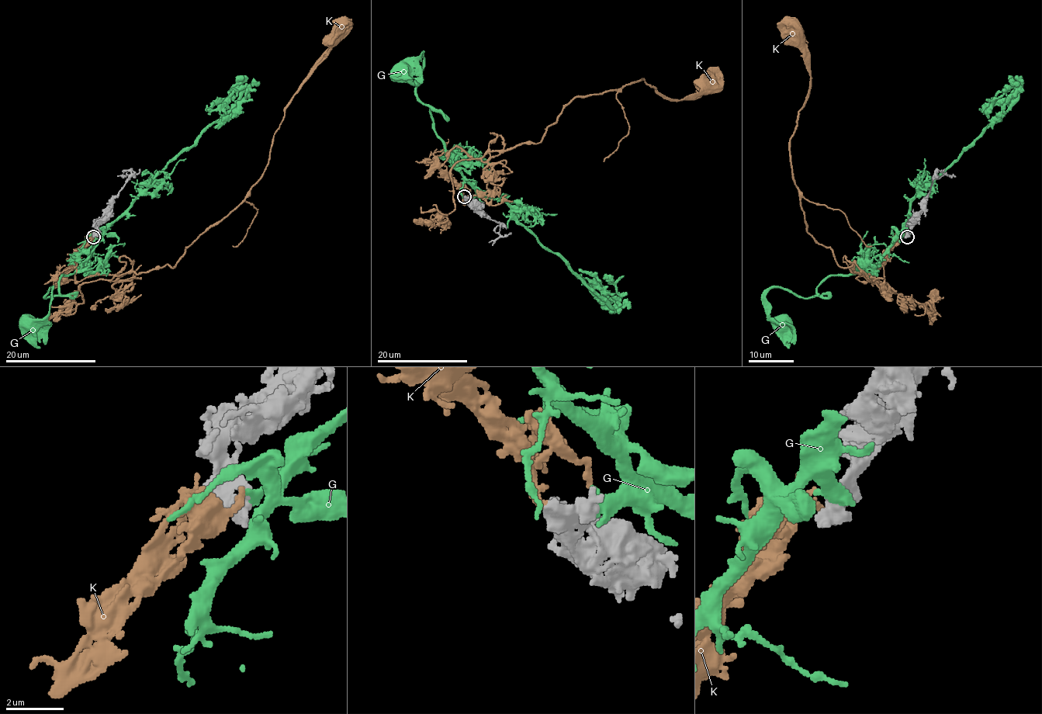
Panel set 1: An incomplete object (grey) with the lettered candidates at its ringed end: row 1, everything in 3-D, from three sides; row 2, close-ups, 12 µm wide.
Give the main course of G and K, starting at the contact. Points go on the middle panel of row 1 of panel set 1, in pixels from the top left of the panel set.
G: (471, 197), (477, 192), (453, 163), (435, 130), (430, 107), (417, 96), (423, 55), (406, 58), (399, 71)
K: (465, 196), (438, 164), (455, 147), (480, 159), (538, 143), (576, 96), (640, 80), (670, 100), (713, 82)

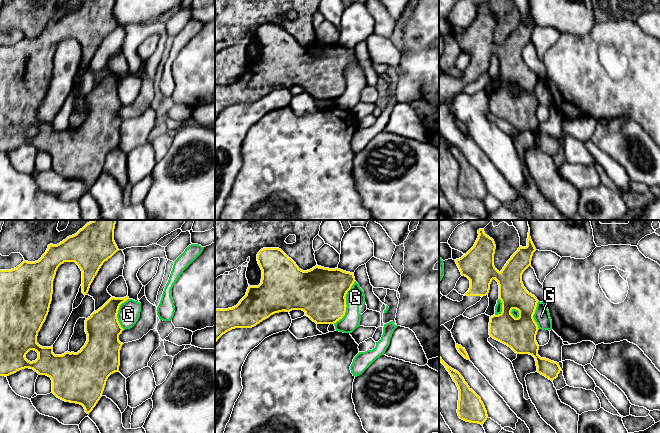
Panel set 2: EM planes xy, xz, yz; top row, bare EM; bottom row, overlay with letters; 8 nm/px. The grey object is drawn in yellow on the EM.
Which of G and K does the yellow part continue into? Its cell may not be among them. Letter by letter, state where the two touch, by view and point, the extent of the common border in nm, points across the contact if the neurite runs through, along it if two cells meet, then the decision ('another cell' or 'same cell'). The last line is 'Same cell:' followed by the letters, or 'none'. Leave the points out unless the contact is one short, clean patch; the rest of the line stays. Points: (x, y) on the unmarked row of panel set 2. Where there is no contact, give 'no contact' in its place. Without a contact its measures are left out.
G: meets yellow in xz at (345, 80); contact 380 nm long; another cell
K: no contact; same cell
Same cell: K

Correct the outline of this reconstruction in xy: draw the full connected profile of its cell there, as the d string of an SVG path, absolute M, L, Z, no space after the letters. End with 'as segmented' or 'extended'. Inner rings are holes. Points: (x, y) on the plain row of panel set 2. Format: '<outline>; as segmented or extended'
M86 0L76 10L67 13L57 21L50 20L42 33L35 38L23 37L19 42L11 46L0 46L0 152L9 152L19 146L30 144L39 151L46 151L52 156L52 169L59 175L80 180L89 190L102 173L108 153L119 148L120 126L123 121L119 117L119 111L124 106L117 94L119 83L129 75L110 74L101 84L93 88L85 96L85 108L87 117L77 129L65 128L62 131L53 129L53 122L42 123L37 119L38 108L49 88L53 70L53 57L58 43L64 38L75 38L82 47L82 69L87 71L90 61L105 37L119 27L114 17L115 0ZM34 126L38 129L35 137L28 137L26 130Z; as segmented

